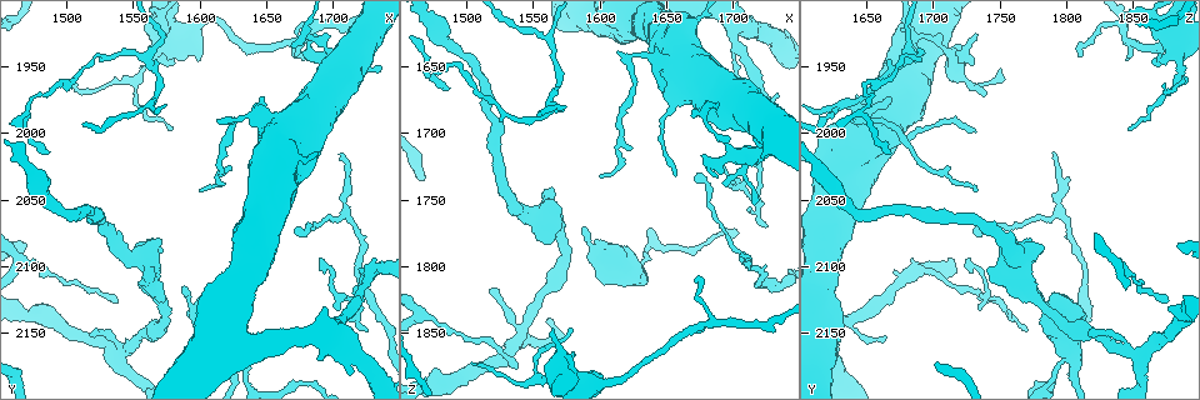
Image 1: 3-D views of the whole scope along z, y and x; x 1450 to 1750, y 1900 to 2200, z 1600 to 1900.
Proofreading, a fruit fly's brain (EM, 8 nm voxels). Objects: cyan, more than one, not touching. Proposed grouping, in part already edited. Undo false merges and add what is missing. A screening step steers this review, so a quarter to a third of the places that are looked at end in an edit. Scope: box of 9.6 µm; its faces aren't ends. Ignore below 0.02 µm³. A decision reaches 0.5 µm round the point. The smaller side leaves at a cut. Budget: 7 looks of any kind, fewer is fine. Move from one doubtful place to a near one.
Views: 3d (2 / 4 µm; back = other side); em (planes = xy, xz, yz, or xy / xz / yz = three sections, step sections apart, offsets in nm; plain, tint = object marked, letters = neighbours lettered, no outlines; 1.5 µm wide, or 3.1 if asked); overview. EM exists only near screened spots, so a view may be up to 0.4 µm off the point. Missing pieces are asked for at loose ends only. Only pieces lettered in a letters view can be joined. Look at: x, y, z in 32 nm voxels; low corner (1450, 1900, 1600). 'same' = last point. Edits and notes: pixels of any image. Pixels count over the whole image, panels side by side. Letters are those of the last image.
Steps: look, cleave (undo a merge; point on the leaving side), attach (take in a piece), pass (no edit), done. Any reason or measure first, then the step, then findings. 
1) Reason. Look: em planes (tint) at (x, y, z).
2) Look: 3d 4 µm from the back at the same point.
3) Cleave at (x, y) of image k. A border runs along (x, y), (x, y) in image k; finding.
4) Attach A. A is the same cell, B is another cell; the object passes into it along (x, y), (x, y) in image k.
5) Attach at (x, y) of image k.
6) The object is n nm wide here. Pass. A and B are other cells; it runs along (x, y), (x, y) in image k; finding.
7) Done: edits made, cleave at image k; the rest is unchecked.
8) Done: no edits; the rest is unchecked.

Tapers out. Look: em xy step 4 (letters) at (1516, 2150, 1816).

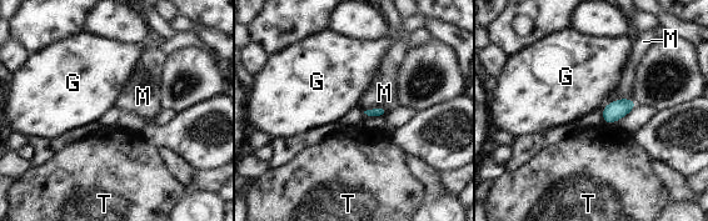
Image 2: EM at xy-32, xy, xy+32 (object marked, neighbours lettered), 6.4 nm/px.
Cut it another way. Look: em planes (letters) at the same point.

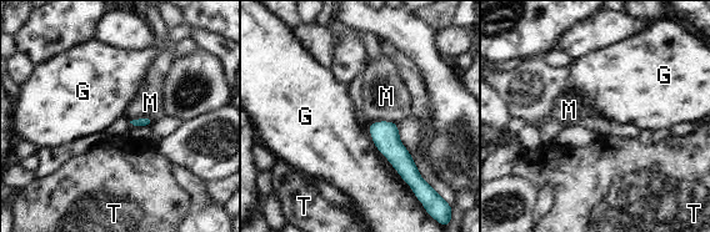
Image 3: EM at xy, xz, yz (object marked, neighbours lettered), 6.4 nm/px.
The longest contact is with G, 500 nm. Pass. G, M and T are other cells; a border runs along (368, 124), (374, 146), (411, 190) in image 3; no lettered piece goes on from it.

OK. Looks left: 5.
Thin end. Look: em xz step 8 (plain) at (1706, 2016, 1790).

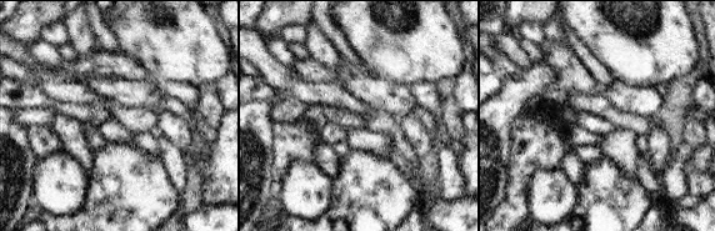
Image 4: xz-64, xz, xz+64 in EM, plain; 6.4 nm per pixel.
See the neighbours. Look: em xz step 8 (letters) at the same point.

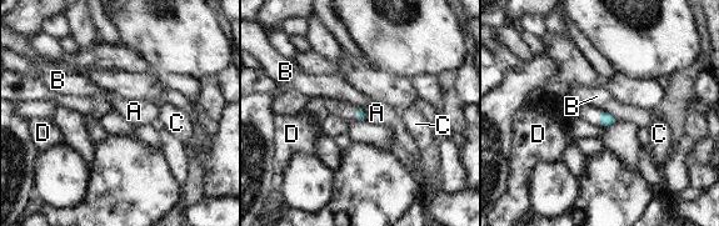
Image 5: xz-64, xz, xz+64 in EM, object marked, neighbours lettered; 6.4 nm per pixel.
Pass. A, B, C and D are other cells; a border runs along (600, 109), (612, 114), (618, 120) in image 5; none of them fits.

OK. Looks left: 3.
Free end. Look: 3d 2 µm at (1658, 1996, 1730).

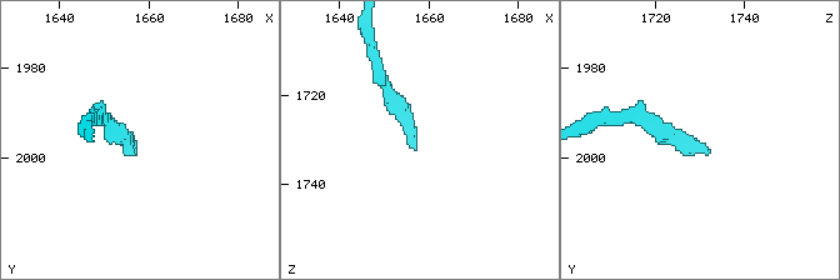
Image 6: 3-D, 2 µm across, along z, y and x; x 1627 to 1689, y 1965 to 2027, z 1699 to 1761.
Now the EM. Look: em planes (letters) at (1658, 1998, 1732).

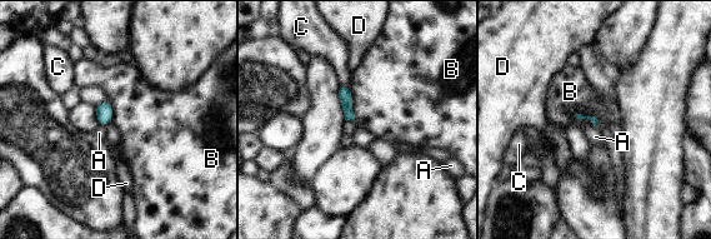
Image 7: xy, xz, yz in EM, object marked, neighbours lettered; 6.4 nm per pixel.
Pass. A, B, C and D are other cells; a border runs along (574, 114), (592, 115), (597, 120) in image 7; none of them fits.

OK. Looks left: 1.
Done: no edits; the rest is unchecked.

